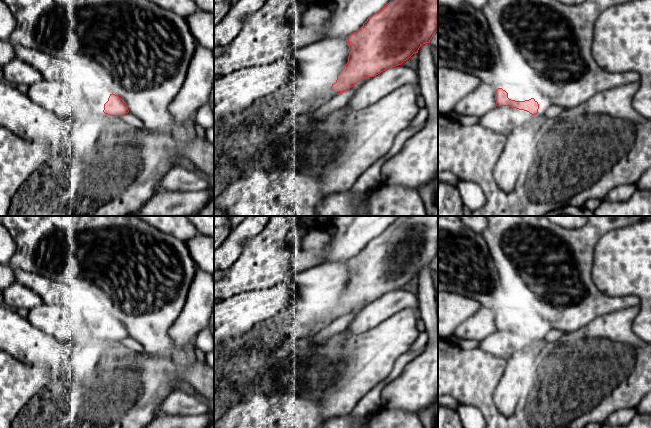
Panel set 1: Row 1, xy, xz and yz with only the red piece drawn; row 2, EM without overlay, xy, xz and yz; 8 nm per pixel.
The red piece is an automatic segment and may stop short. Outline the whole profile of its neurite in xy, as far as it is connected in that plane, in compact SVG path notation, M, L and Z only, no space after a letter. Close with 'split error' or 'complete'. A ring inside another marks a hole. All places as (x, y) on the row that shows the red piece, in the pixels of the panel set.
M110 94L108 101L104 104L105 114L110 116L123 116L129 112L123 99L115 94Z; complete

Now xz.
M391 0L348 37L349 57L331 89L338 95L365 77L401 65L438 31L438 0Z; complete

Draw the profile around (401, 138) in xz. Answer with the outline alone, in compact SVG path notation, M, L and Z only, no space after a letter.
M408 127L398 133L395 137L394 143L390 150L383 156L383 160L386 162L392 156L394 156L404 145L408 138L412 137L418 132L417 128Z

